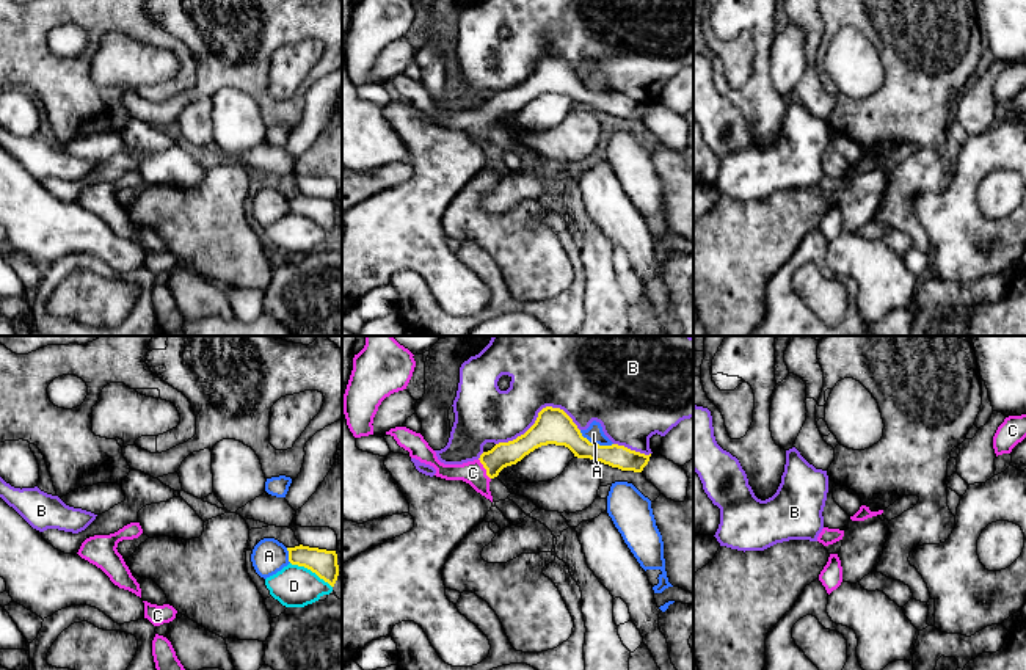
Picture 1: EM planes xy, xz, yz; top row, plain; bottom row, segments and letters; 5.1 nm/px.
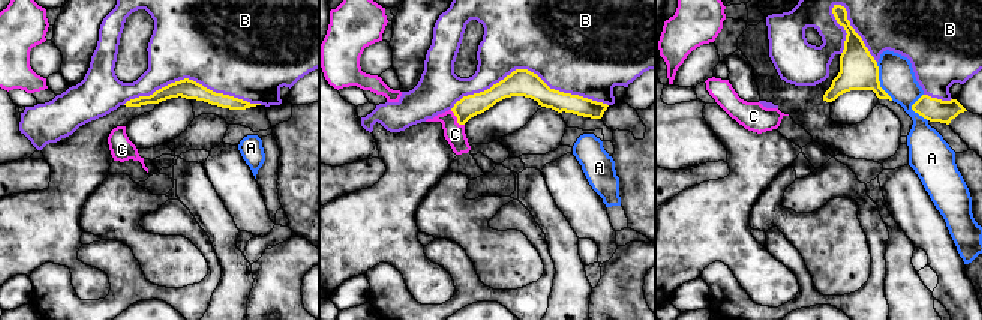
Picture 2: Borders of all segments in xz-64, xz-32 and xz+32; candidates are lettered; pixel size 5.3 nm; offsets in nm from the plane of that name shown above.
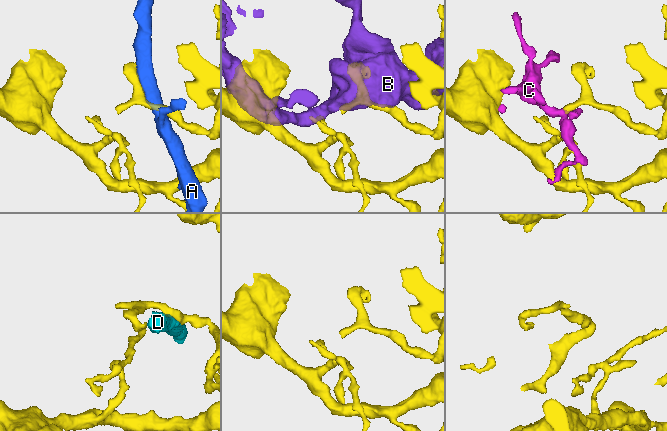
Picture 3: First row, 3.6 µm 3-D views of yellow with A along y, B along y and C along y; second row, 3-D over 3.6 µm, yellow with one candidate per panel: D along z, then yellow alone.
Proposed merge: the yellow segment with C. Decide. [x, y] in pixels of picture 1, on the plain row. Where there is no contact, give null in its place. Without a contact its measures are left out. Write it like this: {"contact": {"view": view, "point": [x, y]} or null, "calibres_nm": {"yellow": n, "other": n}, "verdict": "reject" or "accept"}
{"contact": {"view": "xz", "point": [485, 116]}, "calibres_nm": {"yellow": 130, "other": 120}, "verdict": "accept"}

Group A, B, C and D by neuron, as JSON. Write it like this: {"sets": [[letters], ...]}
{"sets": [["A"], ["B"], ["C"], ["D"]]}

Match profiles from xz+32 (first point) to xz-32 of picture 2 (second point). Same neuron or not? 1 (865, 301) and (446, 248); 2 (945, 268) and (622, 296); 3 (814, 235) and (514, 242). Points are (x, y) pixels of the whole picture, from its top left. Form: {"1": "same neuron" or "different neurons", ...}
{"1": "same neuron", "2": "different neurons", "3": "same neuron"}

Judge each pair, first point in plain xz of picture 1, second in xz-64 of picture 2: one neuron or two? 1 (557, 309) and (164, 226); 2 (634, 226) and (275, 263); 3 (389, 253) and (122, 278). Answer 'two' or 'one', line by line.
1: one
2: two
3: two

